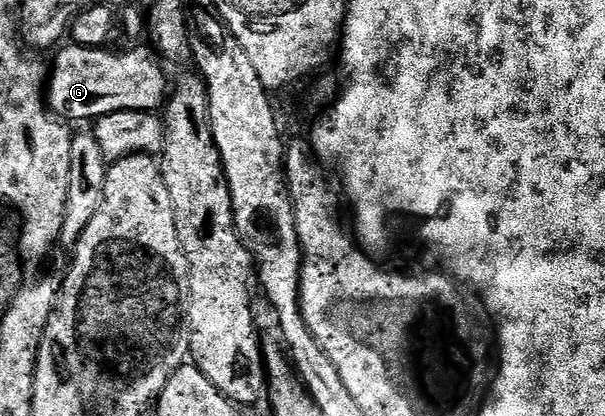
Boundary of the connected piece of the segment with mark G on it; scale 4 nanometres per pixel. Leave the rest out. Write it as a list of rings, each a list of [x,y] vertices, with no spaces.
[[[73,43],[67,45],[67,49],[59,48],[53,54],[55,55],[54,69],[52,65],[52,72],[49,74],[48,84],[44,89],[44,100],[50,112],[63,122],[93,123],[98,118],[107,117],[113,113],[154,113],[165,106],[168,100],[166,73],[162,70],[163,62],[153,52],[150,54],[146,49],[130,49],[127,53],[118,54],[109,53],[109,48],[106,47],[93,49],[87,45]]]

